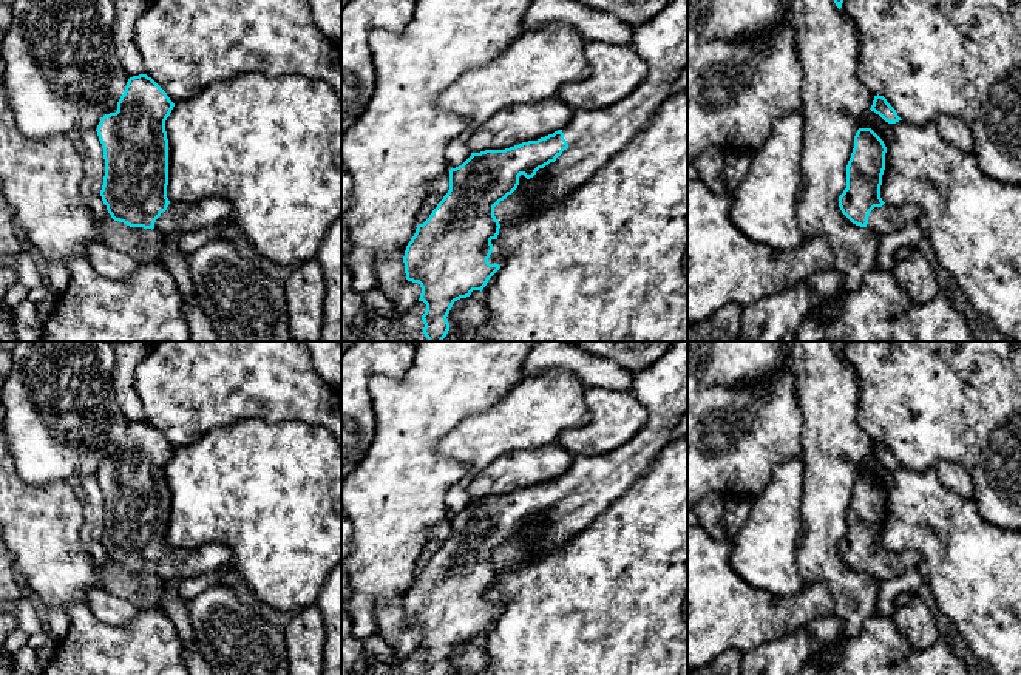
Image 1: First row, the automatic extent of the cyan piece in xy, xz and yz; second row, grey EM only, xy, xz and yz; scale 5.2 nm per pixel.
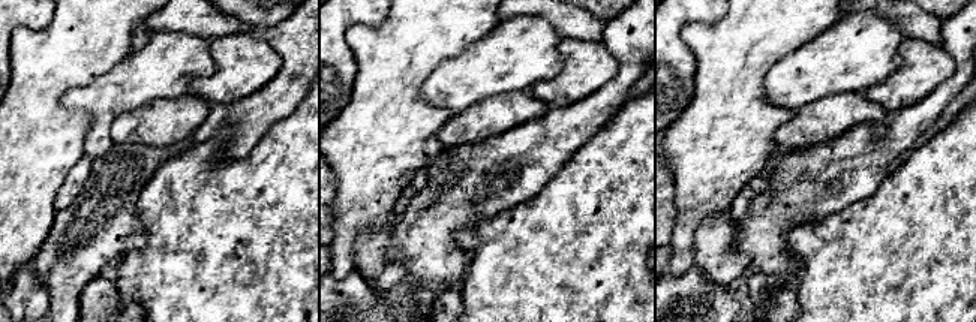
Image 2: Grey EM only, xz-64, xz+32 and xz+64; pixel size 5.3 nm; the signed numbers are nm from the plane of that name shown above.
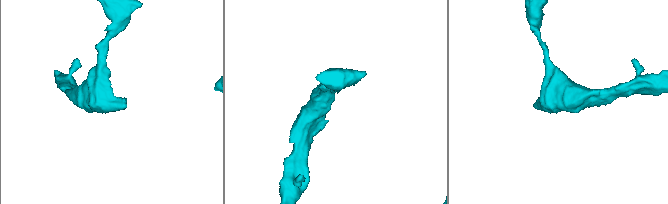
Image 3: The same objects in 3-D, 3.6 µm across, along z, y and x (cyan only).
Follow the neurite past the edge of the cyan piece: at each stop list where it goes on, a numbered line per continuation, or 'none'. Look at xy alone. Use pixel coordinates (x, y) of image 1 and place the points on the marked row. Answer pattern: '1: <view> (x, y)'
1: xy (179, 218)

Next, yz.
1: yz (888, 218)

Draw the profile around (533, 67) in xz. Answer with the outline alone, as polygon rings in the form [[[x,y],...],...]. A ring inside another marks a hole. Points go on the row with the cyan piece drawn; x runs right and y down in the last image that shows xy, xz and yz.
[[[545,25],[533,31],[524,31],[490,62],[465,71],[437,99],[437,108],[468,120],[465,131],[446,148],[449,167],[456,168],[471,156],[468,148],[471,133],[496,113],[513,105],[536,103],[556,97],[561,86],[585,80],[590,76],[584,56],[585,43],[587,40],[570,25]]]

